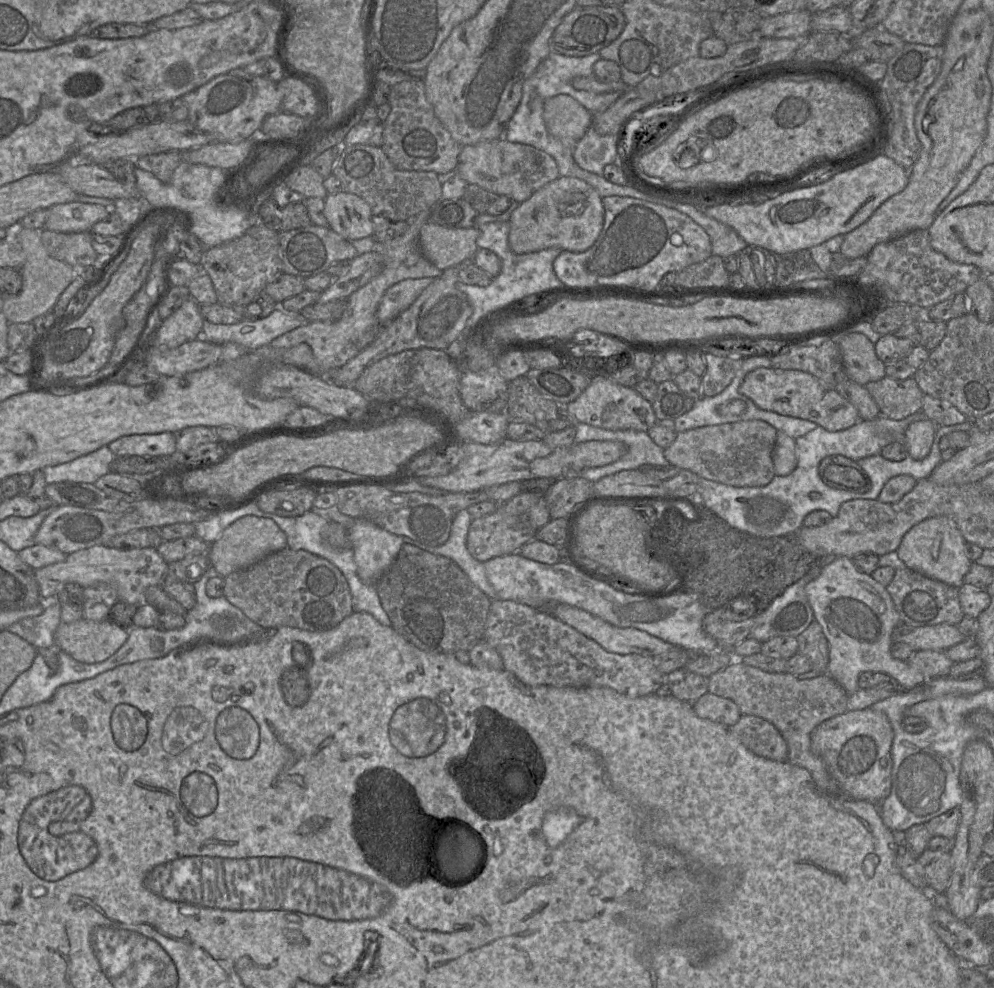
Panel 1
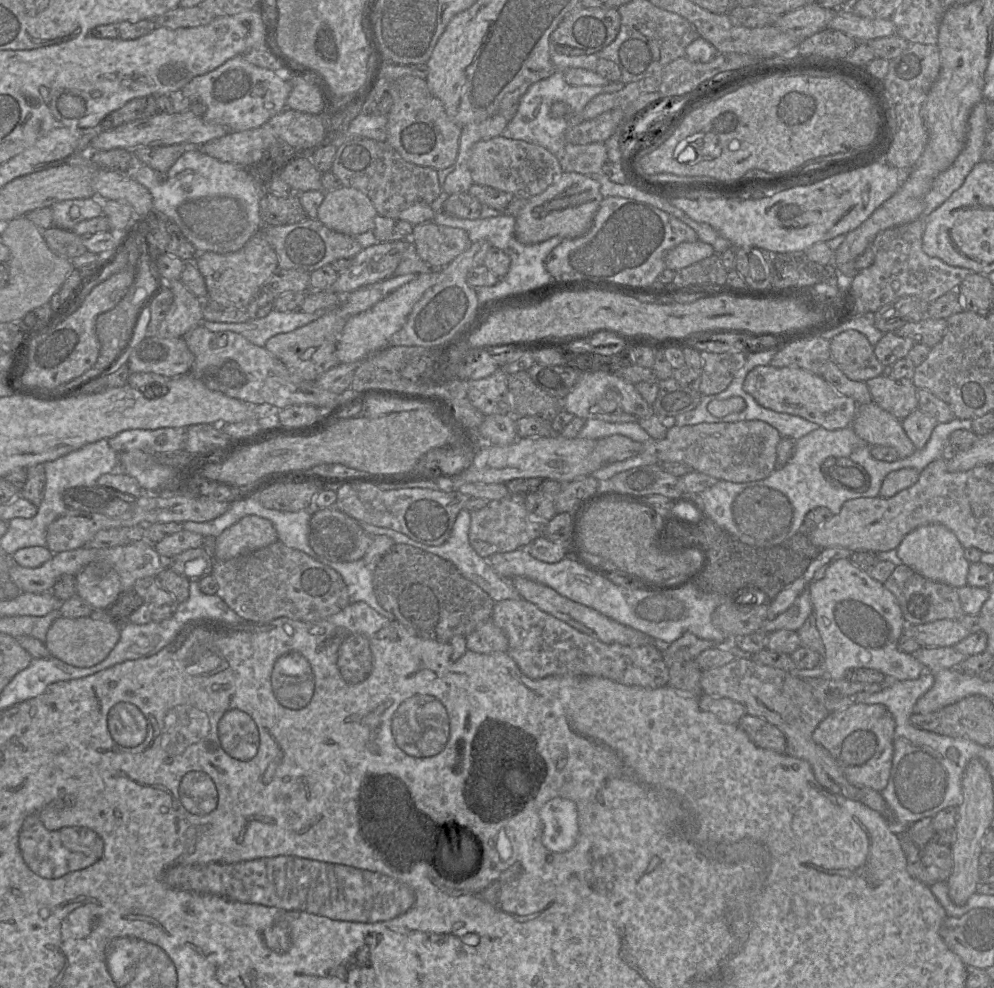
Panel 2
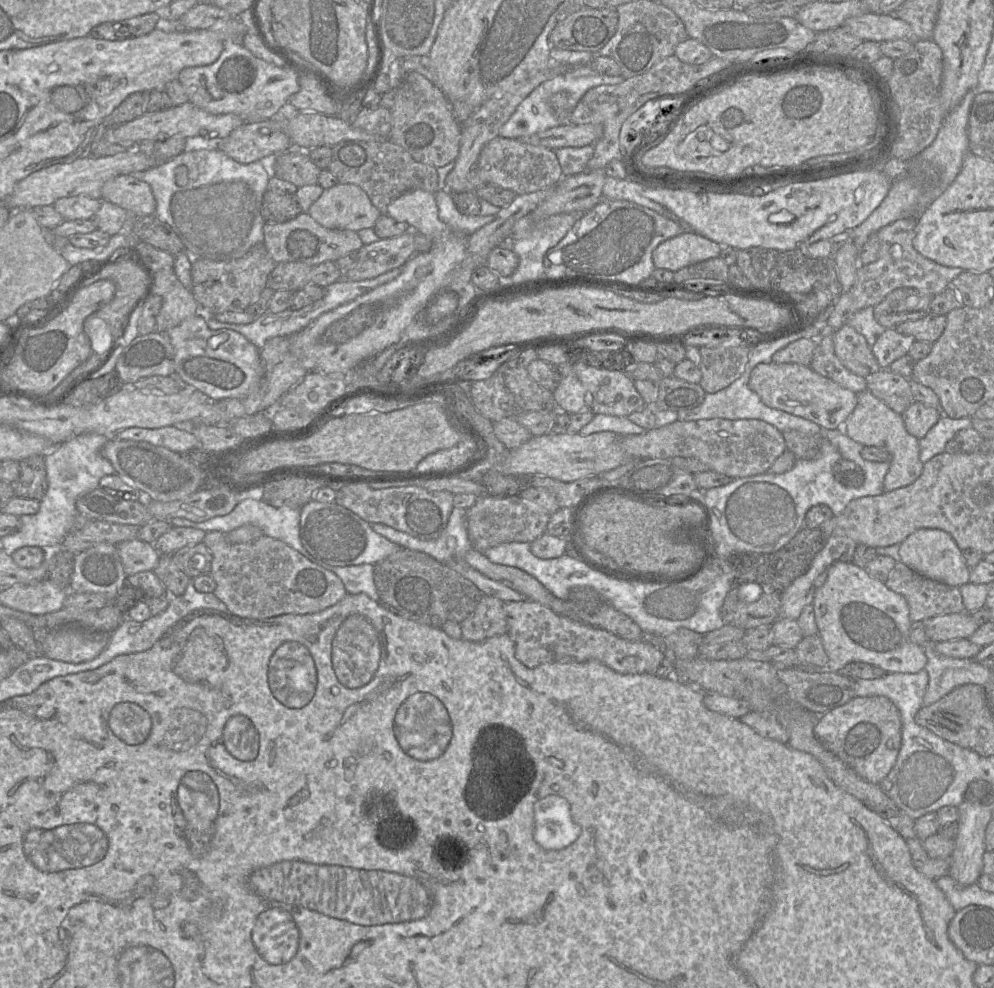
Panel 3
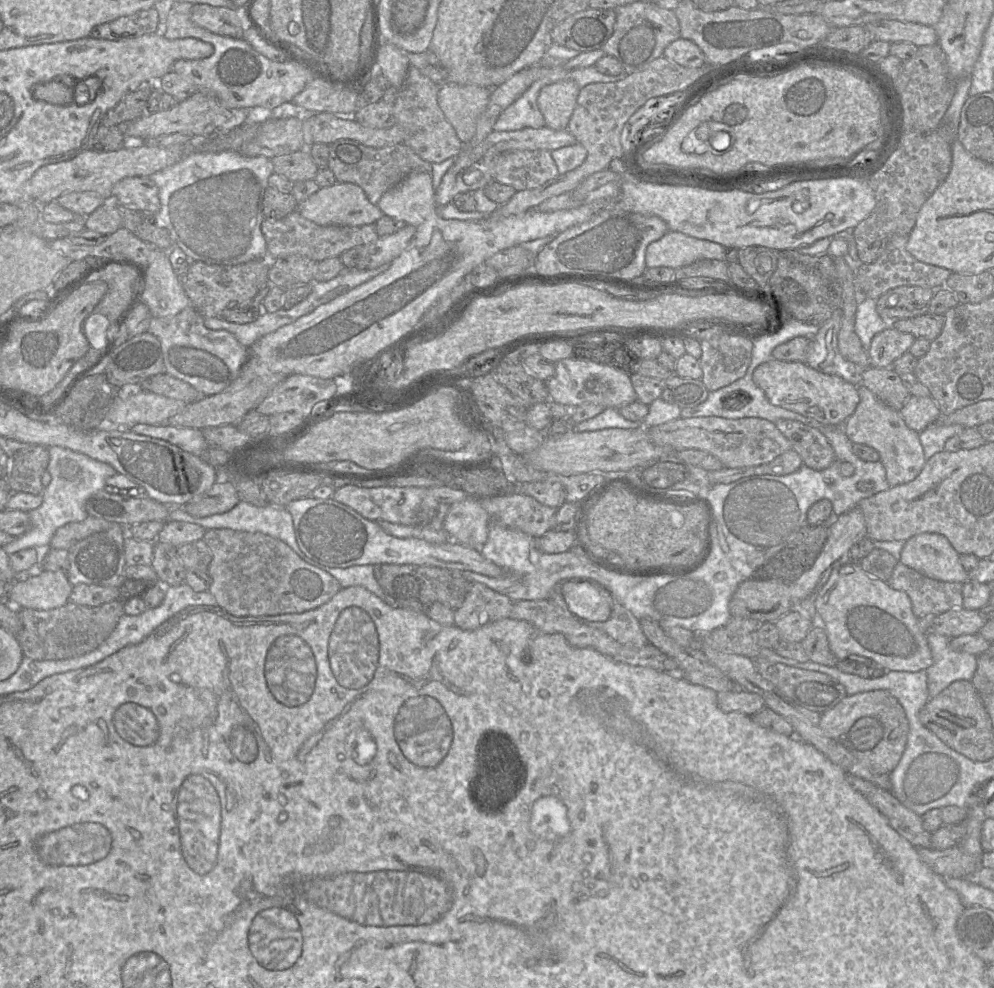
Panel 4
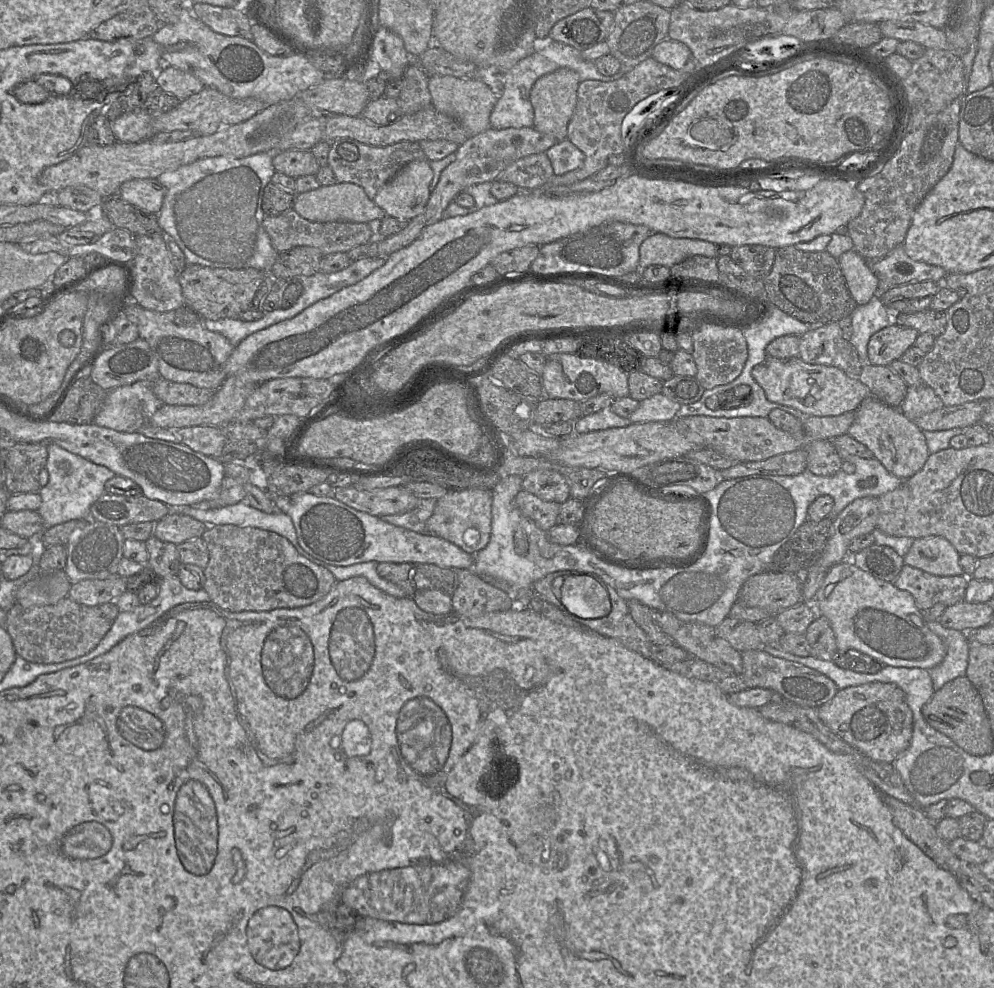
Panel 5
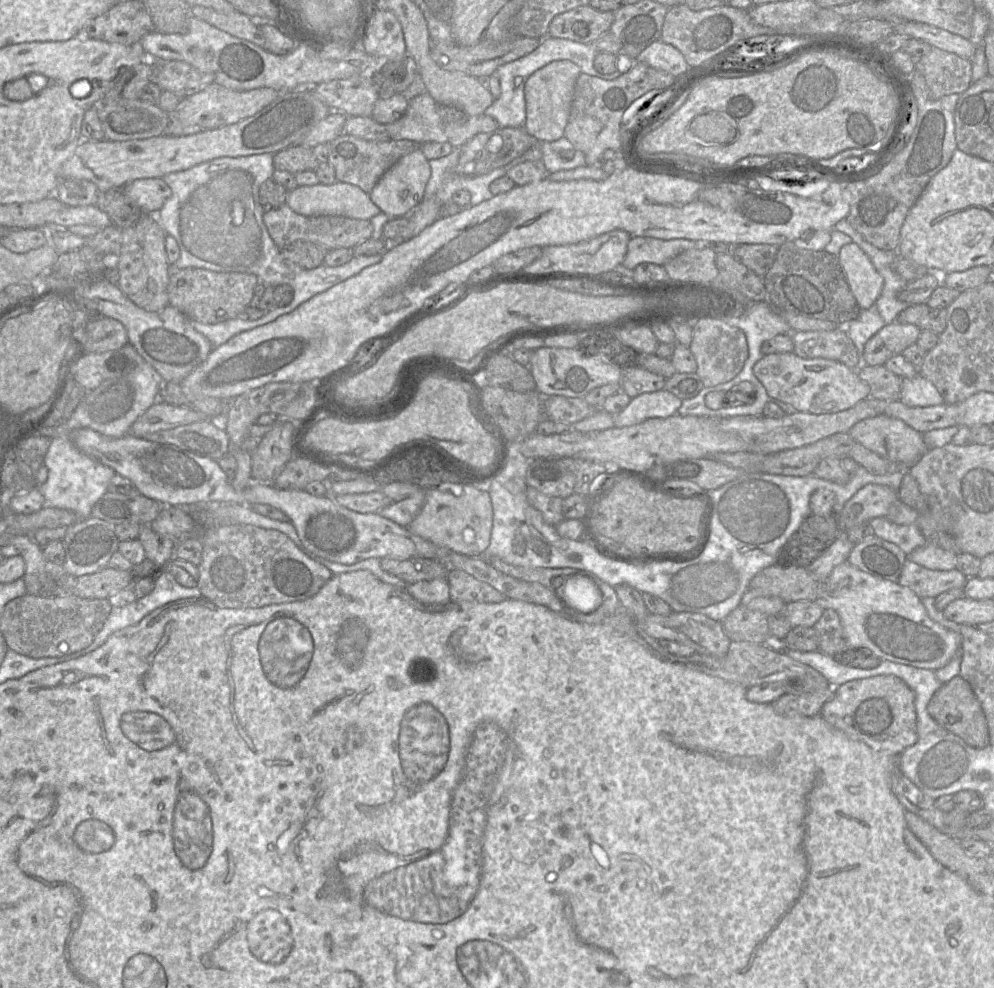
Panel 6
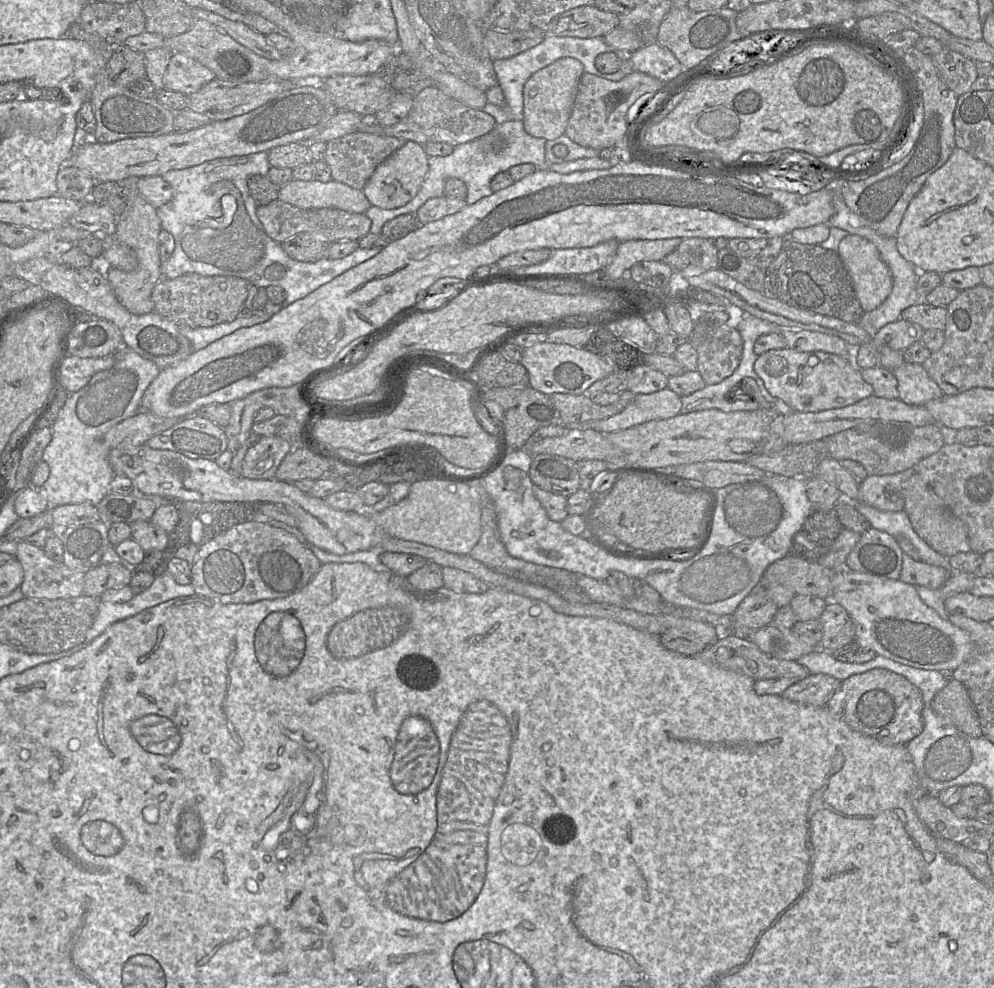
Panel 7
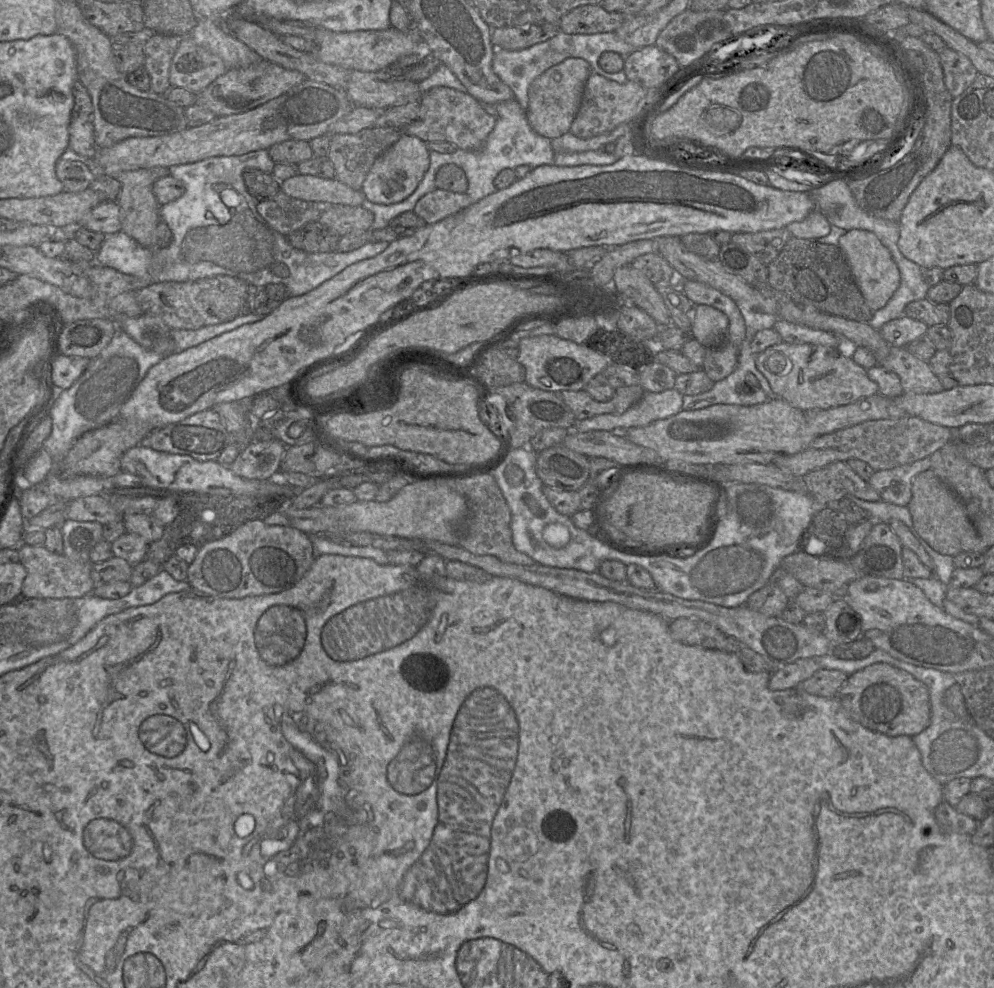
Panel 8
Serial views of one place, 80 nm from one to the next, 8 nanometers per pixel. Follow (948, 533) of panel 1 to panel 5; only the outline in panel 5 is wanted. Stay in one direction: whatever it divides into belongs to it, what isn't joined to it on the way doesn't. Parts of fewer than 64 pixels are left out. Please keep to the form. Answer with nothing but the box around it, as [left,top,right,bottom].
[903,536,964,576]

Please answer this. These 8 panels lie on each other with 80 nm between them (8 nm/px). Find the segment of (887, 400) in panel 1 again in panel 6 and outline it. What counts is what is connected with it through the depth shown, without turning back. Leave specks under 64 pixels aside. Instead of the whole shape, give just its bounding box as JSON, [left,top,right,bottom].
[858,365,902,400]

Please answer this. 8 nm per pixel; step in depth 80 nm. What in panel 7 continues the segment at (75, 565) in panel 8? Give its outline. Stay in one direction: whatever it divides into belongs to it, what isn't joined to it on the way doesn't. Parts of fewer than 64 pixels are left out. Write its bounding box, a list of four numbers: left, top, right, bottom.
[16,541,85,599]

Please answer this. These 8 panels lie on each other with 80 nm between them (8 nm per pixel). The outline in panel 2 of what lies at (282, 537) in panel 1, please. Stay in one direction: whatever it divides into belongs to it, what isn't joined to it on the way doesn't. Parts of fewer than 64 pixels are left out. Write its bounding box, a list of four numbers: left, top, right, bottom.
[214,515,278,560]

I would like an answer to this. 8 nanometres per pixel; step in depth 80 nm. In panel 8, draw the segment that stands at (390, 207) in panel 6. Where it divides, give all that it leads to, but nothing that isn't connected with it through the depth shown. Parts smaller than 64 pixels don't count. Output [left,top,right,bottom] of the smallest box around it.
[360,133,429,205]

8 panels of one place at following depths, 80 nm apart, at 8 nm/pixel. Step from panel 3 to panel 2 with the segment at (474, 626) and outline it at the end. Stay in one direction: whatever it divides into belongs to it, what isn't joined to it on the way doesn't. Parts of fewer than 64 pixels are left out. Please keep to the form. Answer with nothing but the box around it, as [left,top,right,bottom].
[465,619,508,654]

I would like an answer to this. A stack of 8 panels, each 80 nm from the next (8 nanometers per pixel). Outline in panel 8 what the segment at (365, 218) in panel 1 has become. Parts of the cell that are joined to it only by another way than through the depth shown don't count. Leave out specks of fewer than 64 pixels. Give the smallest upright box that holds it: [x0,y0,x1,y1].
[279,173,366,206]

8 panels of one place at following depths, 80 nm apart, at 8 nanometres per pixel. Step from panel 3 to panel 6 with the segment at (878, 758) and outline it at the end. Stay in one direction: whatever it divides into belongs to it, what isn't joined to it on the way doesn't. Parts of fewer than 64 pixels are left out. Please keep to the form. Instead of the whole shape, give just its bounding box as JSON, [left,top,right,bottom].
[819,675,917,755]

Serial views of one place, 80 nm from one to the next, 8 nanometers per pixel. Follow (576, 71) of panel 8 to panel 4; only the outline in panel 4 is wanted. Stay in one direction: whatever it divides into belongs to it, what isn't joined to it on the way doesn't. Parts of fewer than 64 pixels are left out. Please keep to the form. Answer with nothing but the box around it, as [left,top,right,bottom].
[537,80,579,130]

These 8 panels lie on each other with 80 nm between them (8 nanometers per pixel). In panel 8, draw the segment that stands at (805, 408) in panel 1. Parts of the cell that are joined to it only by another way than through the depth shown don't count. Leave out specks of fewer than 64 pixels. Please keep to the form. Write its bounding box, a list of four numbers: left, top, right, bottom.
[755,341,879,411]

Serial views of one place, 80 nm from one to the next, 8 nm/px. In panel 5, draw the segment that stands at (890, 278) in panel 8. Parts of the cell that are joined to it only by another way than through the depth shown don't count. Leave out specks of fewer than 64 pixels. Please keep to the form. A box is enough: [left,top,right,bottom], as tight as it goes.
[839,249,879,306]

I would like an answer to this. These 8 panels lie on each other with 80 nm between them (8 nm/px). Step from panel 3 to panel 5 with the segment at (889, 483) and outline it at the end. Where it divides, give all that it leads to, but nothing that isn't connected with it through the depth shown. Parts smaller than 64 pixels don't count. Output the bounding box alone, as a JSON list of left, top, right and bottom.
[847,395,930,480]

